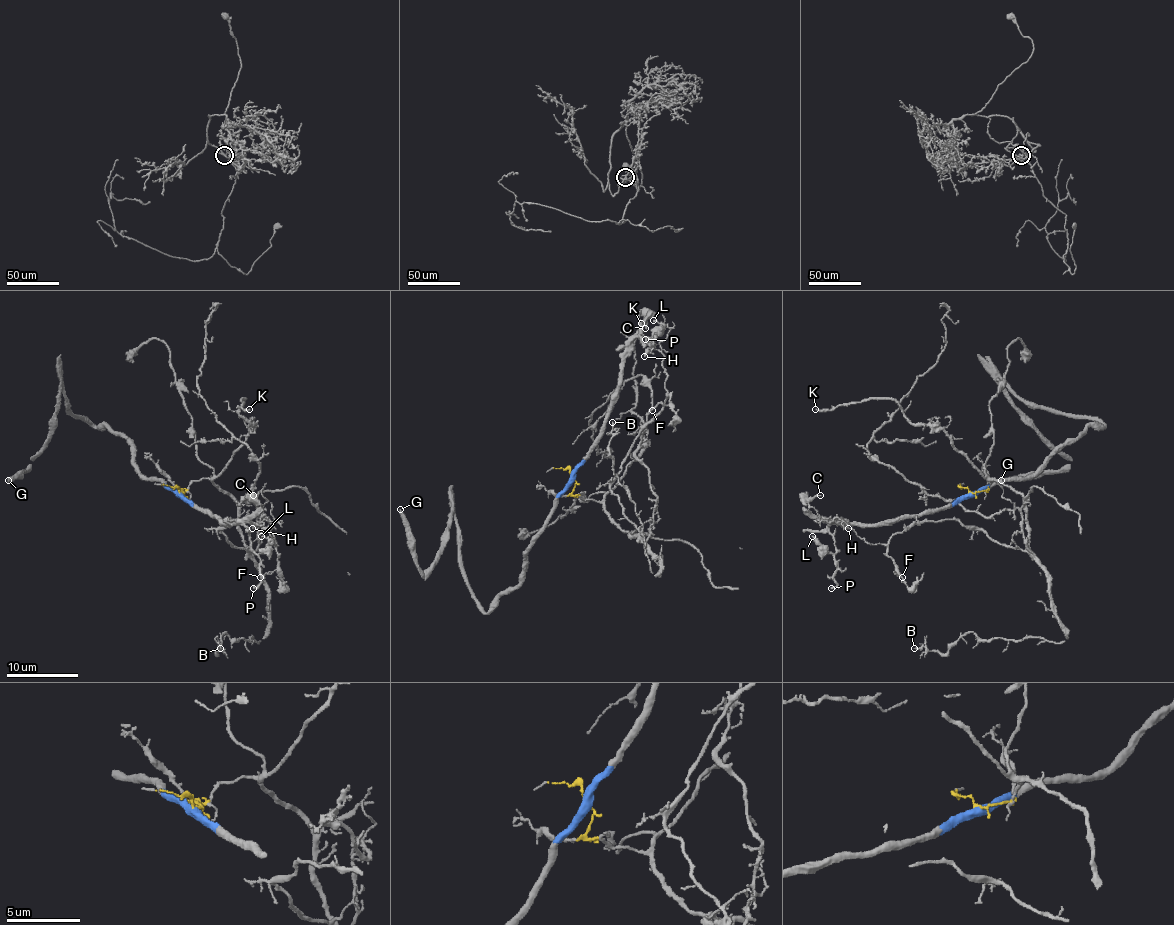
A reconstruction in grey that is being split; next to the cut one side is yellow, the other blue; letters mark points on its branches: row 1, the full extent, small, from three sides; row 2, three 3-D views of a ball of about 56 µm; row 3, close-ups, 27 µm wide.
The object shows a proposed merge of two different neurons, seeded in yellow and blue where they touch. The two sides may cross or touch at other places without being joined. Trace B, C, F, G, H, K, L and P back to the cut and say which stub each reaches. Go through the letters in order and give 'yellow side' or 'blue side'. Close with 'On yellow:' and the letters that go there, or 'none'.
B: yellow side
C: blue side
F: yellow side
G: blue side
H: blue side
K: yellow side
L: blue side
P: blue side
On yellow: B, F, K

